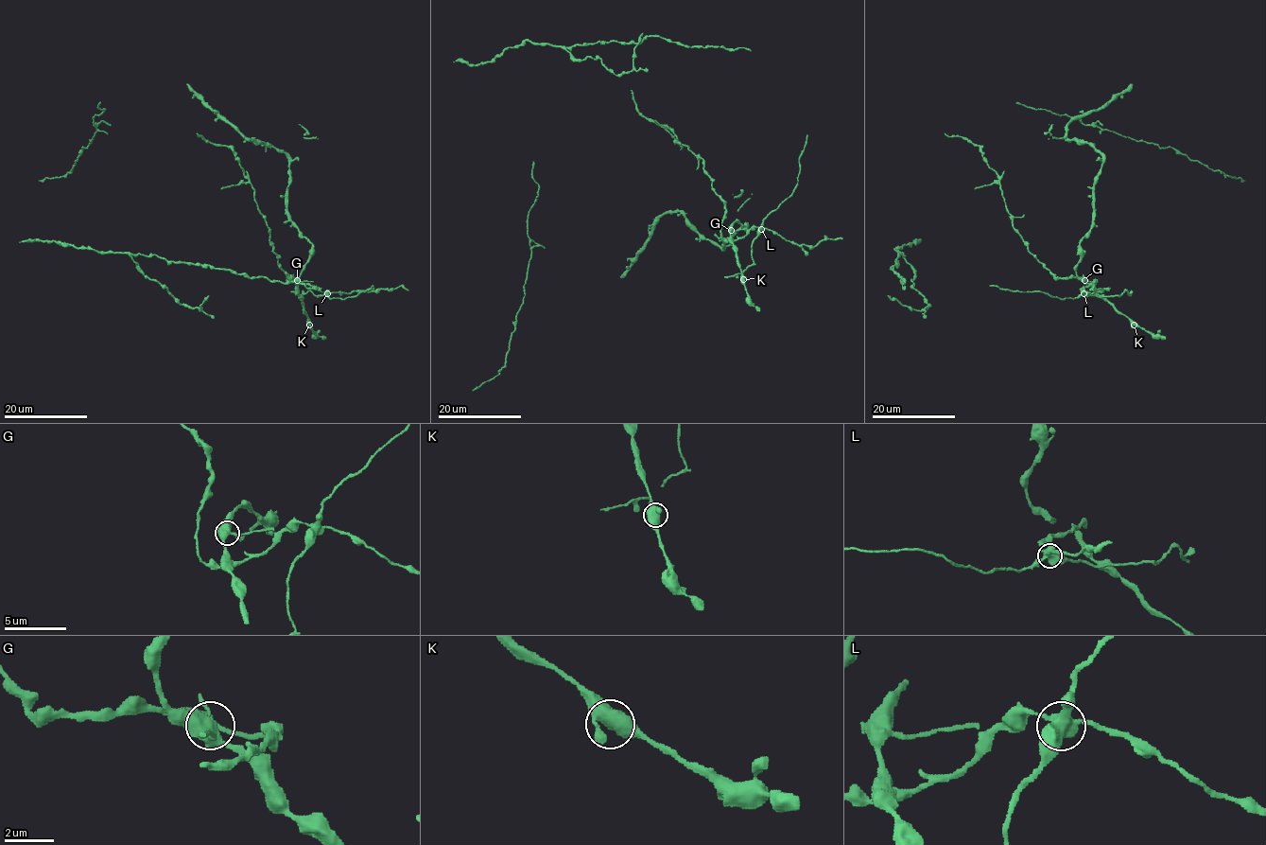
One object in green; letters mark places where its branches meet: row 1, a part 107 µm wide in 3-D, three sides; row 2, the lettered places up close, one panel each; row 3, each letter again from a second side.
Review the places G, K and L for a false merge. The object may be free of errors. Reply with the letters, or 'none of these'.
L

